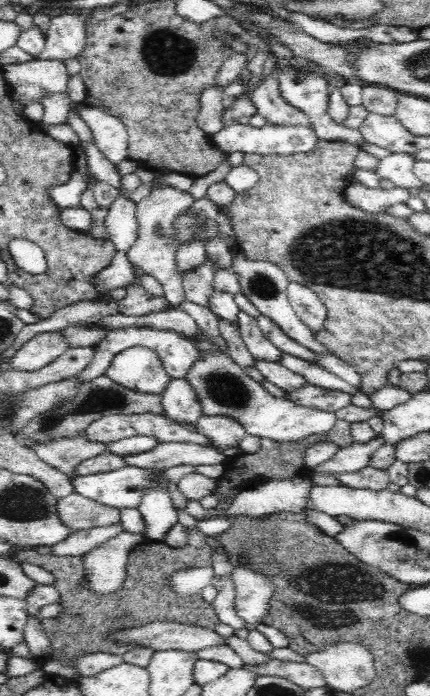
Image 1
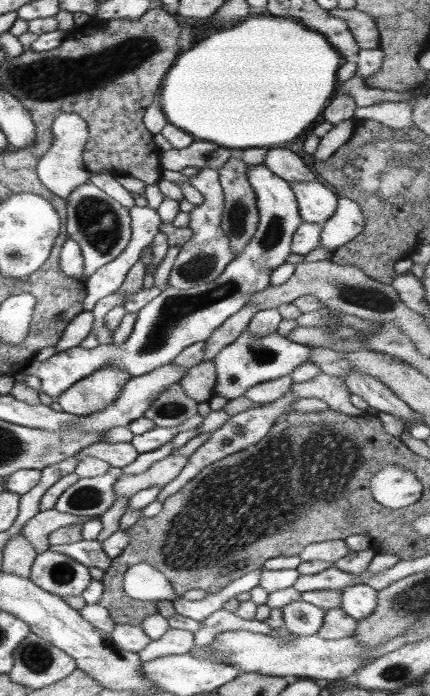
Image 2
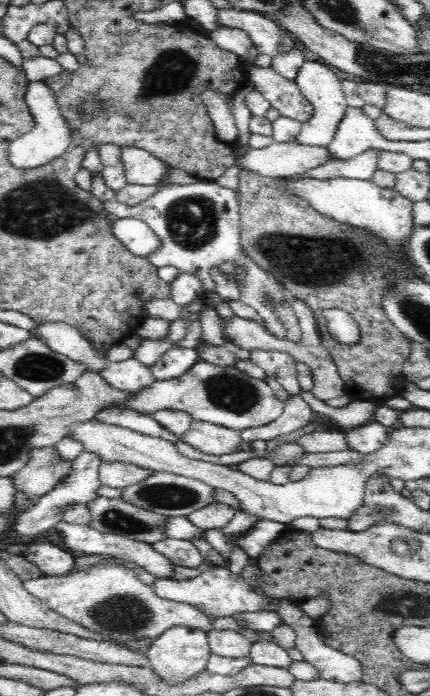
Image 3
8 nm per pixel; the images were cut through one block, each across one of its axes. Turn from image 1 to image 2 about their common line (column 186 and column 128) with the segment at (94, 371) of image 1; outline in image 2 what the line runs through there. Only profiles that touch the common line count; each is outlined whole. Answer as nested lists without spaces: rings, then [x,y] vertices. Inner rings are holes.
[[[258,164],[258,165],[250,165],[248,167],[248,180],[249,183],[252,185],[253,191],[256,193],[257,198],[257,207],[259,210],[259,224],[258,228],[256,230],[256,233],[254,236],[252,236],[252,239],[250,239],[250,242],[244,247],[244,250],[242,251],[242,254],[239,257],[236,257],[235,259],[232,259],[228,266],[224,269],[224,272],[214,281],[209,283],[202,283],[201,285],[198,285],[196,287],[190,287],[184,290],[181,290],[181,288],[176,288],[173,286],[168,285],[164,291],[162,291],[154,300],[151,300],[148,304],[145,304],[136,315],[135,320],[135,326],[131,330],[130,336],[122,343],[116,346],[115,344],[99,344],[97,348],[83,348],[78,346],[75,346],[74,348],[67,348],[64,350],[64,352],[59,352],[51,356],[51,358],[48,358],[45,362],[40,362],[38,360],[33,359],[32,362],[29,364],[29,366],[23,370],[23,372],[26,375],[34,375],[40,378],[41,380],[41,390],[40,392],[45,392],[46,394],[50,395],[54,400],[58,398],[59,394],[62,394],[67,388],[70,388],[75,382],[78,382],[79,380],[82,380],[85,376],[88,376],[89,374],[96,373],[100,370],[100,368],[116,368],[118,372],[124,372],[128,373],[131,377],[133,376],[140,376],[146,373],[153,372],[154,370],[157,370],[158,368],[164,367],[165,365],[168,365],[174,361],[174,358],[180,354],[186,348],[187,346],[194,345],[194,344],[203,344],[205,340],[208,340],[210,338],[210,335],[218,328],[229,316],[232,316],[233,314],[236,314],[247,302],[253,298],[254,295],[257,294],[257,292],[262,292],[268,285],[272,286],[278,286],[280,284],[284,284],[291,276],[292,273],[295,271],[295,264],[288,264],[286,263],[286,259],[289,257],[289,254],[291,253],[291,240],[294,237],[294,232],[298,229],[298,226],[303,222],[300,217],[297,198],[295,197],[294,191],[292,190],[291,183],[289,183],[287,180],[282,180],[279,176],[276,176],[276,174],[272,173],[268,167],[266,167],[264,164]]]

